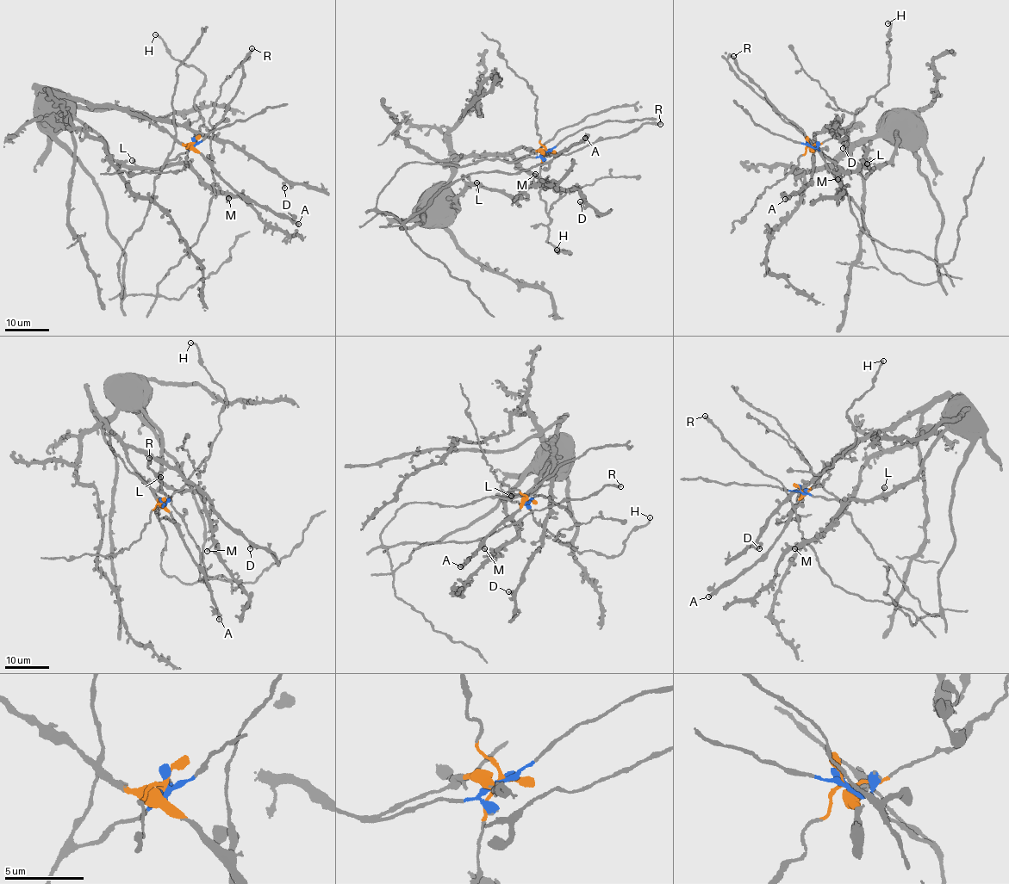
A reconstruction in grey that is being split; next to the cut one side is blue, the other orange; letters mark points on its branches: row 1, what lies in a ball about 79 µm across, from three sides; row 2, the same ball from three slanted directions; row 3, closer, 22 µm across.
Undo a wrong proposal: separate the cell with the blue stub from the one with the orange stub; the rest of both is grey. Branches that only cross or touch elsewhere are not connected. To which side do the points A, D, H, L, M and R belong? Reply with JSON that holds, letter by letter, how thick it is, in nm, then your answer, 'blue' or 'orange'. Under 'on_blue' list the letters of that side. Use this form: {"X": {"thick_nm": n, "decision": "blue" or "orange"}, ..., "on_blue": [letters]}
{"A": {"thick_nm": 280, "decision": "orange"}, "D": {"thick_nm": 200, "decision": "orange"}, "H": {"thick_nm": 140, "decision": "orange"}, "L": {"thick_nm": 320, "decision": "blue"}, "M": {"thick_nm": 240, "decision": "blue"}, "R": {"thick_nm": 320, "decision": "blue"}, "on_blue": ["L", "M", "R"]}

